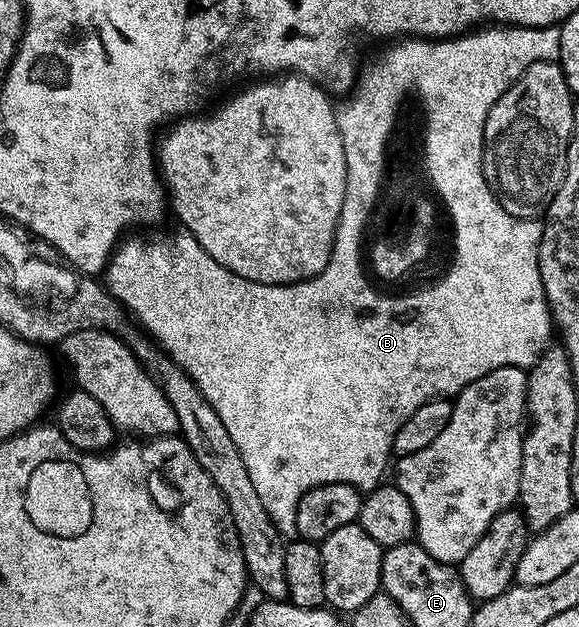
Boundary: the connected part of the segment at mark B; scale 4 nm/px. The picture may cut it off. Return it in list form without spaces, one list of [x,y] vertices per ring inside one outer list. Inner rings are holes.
[[[483,26],[478,30],[465,32],[462,36],[403,38],[398,41],[398,44],[399,48],[385,49],[383,57],[370,65],[373,69],[373,82],[369,86],[357,86],[353,95],[347,98],[352,100],[345,101],[343,108],[341,104],[337,112],[347,163],[347,189],[344,202],[346,209],[343,211],[343,216],[347,220],[363,220],[363,228],[359,228],[359,248],[355,248],[355,256],[359,256],[359,260],[337,260],[330,257],[321,274],[296,284],[249,282],[225,270],[225,266],[218,264],[190,232],[179,230],[176,236],[128,235],[112,252],[105,269],[107,291],[114,295],[127,312],[142,325],[146,335],[167,351],[164,352],[166,359],[180,364],[187,371],[189,378],[193,378],[193,382],[209,402],[209,406],[217,410],[217,418],[225,422],[225,430],[229,430],[229,438],[233,438],[237,450],[241,450],[241,458],[245,458],[245,470],[249,470],[249,479],[253,481],[253,486],[257,490],[257,498],[261,498],[261,506],[265,506],[265,514],[269,514],[273,526],[277,526],[277,530],[287,542],[299,536],[297,506],[309,490],[322,484],[348,484],[359,489],[360,493],[366,494],[379,487],[384,479],[383,471],[386,468],[388,471],[389,461],[393,456],[397,430],[405,422],[405,418],[409,418],[409,414],[413,414],[413,410],[420,408],[426,400],[454,398],[468,384],[477,382],[477,378],[498,368],[529,370],[542,358],[553,340],[553,321],[545,298],[545,290],[541,286],[539,269],[539,247],[543,225],[539,220],[522,220],[503,209],[483,173],[483,135],[485,118],[489,110],[499,101],[501,94],[505,94],[505,90],[509,90],[509,86],[513,86],[513,82],[521,78],[527,67],[533,66],[533,62],[542,60],[558,61],[561,46],[559,28]],[[413,168],[431,168],[431,172],[435,172],[435,184],[439,184],[439,188],[443,188],[443,196],[451,200],[451,212],[455,212],[455,224],[459,224],[459,244],[457,244],[457,230],[445,224],[435,212],[429,212],[427,220],[417,228],[419,242],[413,244],[411,248],[407,248],[397,236],[395,232],[397,216],[415,202],[415,188],[375,188],[374,184],[413,184]]]

